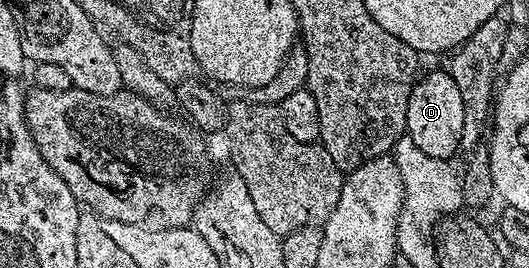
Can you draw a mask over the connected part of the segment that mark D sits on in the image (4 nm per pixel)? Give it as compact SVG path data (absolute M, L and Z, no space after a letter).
M450 72L427 73L415 82L407 104L406 136L425 155L433 155L433 159L446 161L454 158L455 152L461 149L461 127L465 123L465 107L461 104L461 91L457 91L457 83L453 83Z

